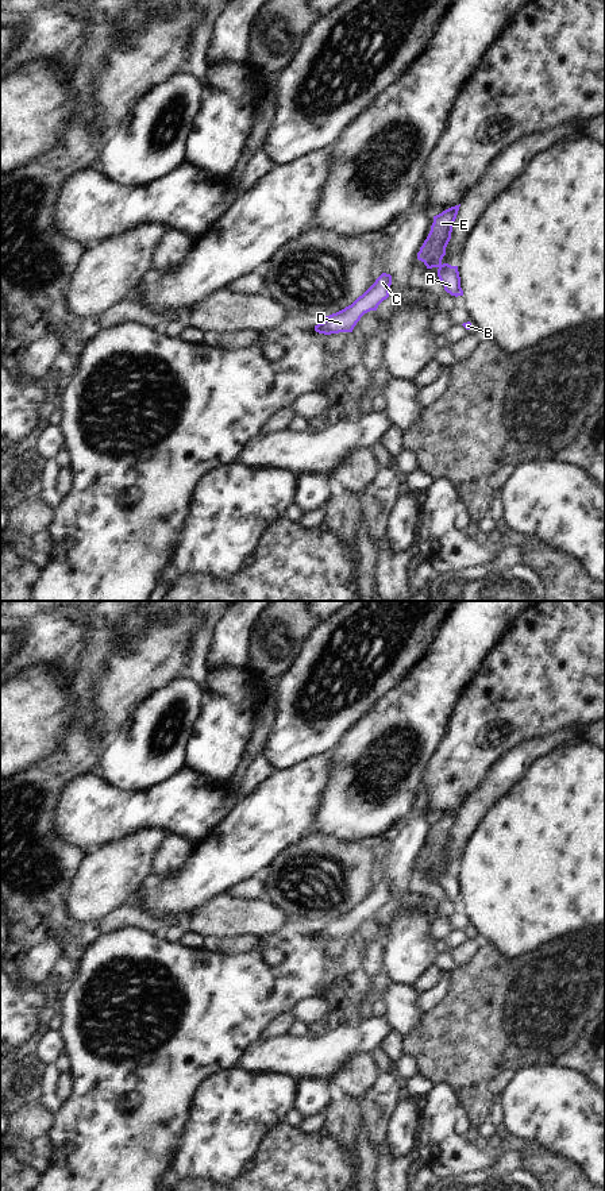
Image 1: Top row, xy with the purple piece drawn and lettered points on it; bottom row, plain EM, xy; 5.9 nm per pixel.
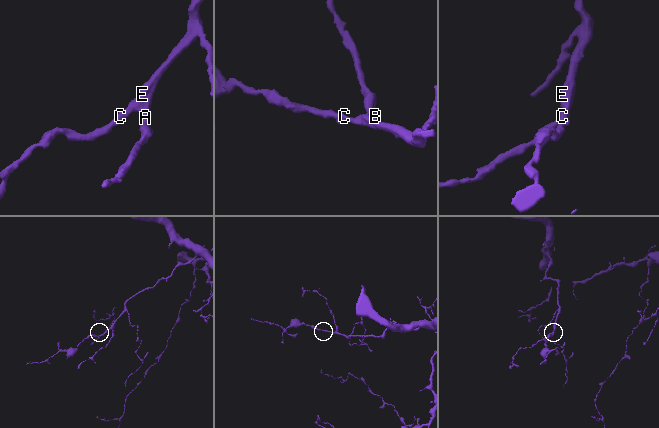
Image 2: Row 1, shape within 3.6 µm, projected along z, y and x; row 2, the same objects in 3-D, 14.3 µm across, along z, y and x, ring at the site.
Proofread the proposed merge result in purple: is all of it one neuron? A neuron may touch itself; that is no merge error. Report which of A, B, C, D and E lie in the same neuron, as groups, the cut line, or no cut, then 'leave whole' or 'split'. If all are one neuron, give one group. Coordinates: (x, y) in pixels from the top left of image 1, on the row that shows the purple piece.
groups A B C D E; cut none; leave whole

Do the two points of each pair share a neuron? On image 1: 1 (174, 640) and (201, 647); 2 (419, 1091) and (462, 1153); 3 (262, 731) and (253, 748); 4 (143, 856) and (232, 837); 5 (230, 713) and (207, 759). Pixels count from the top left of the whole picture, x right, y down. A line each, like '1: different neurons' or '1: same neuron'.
1: different neurons
2: different neurons
3: same neuron
4: different neurons
5: same neuron

